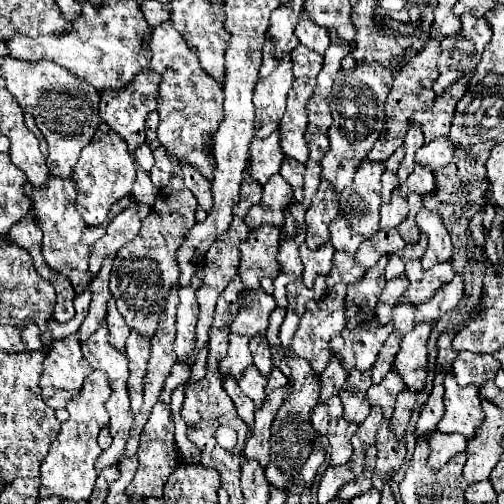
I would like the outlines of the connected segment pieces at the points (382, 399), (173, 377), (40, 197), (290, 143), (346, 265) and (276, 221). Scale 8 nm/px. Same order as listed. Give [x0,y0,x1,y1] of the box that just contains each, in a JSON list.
[[367,371,405,417],[159,359,191,403],[33,177,91,295],[279,109,309,163],[327,251,365,289],[245,173,293,231]]

